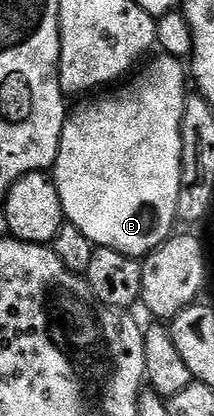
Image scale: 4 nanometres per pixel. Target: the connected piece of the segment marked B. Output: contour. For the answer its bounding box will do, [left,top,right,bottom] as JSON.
[54,55,190,259]

